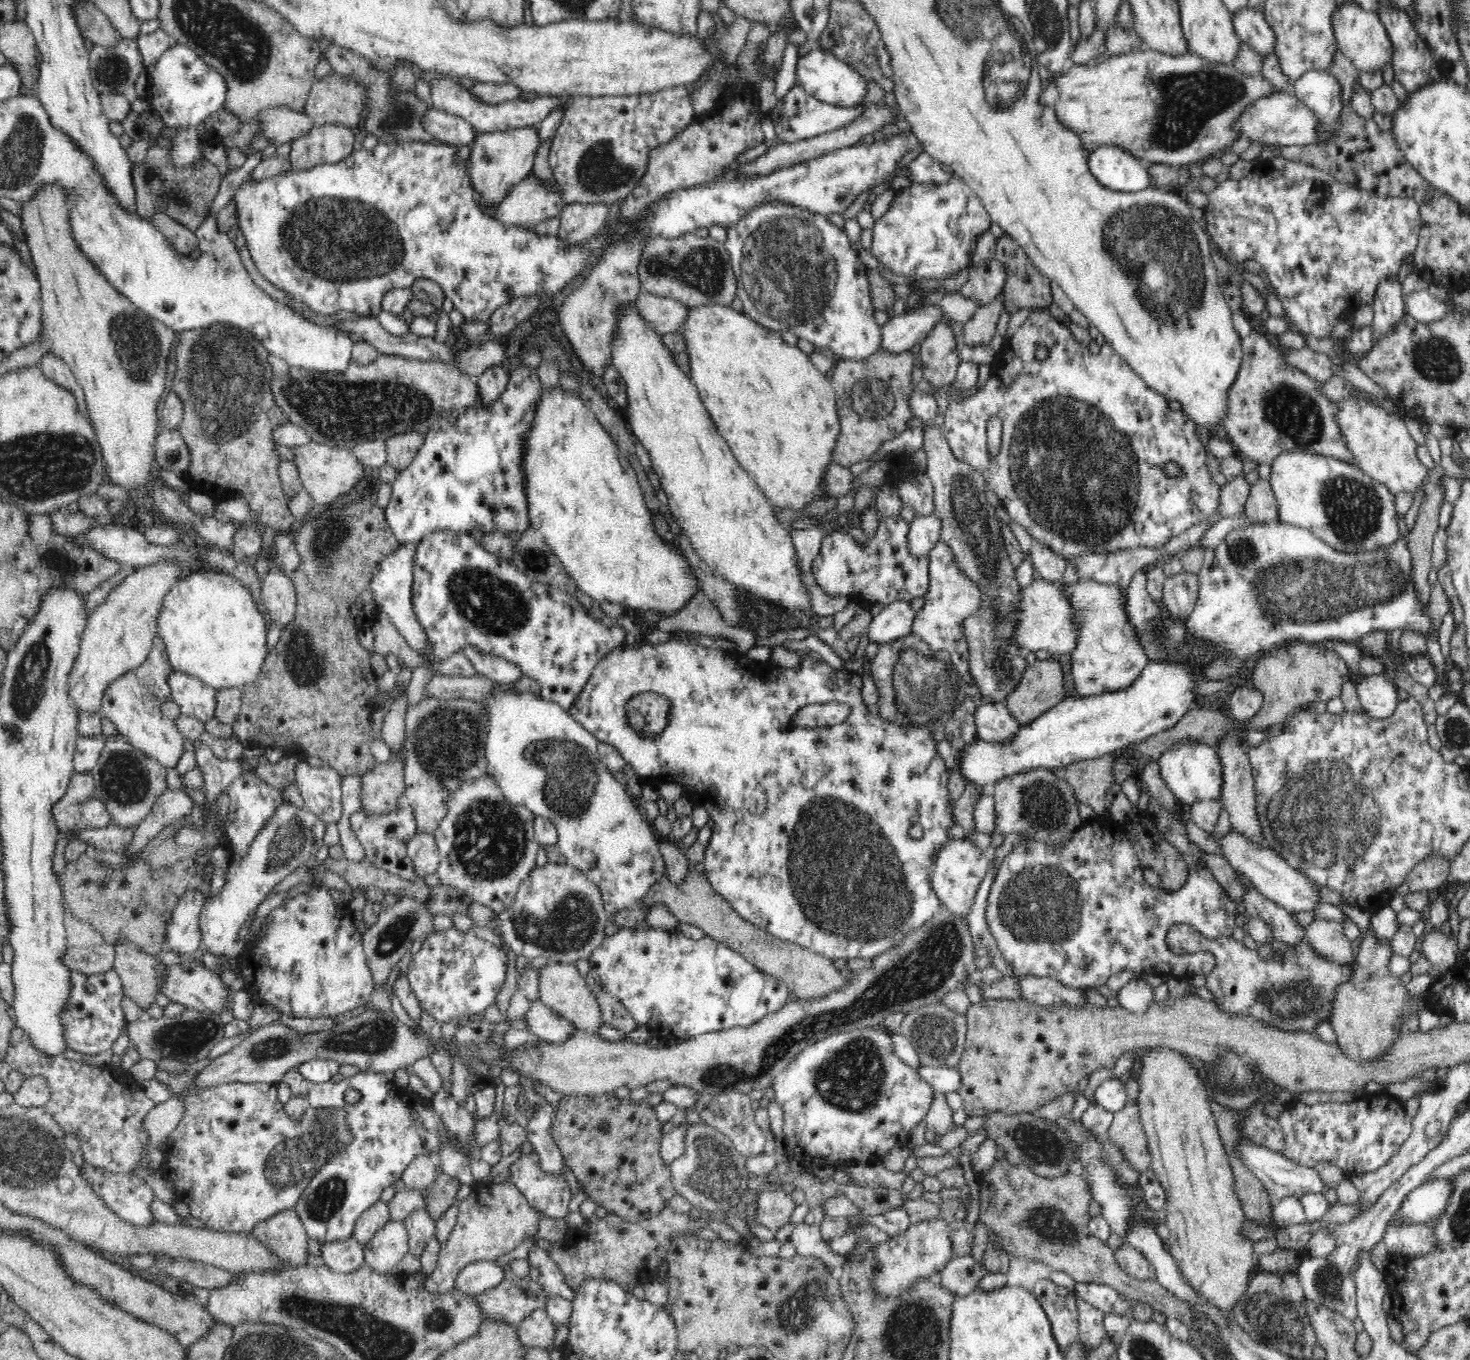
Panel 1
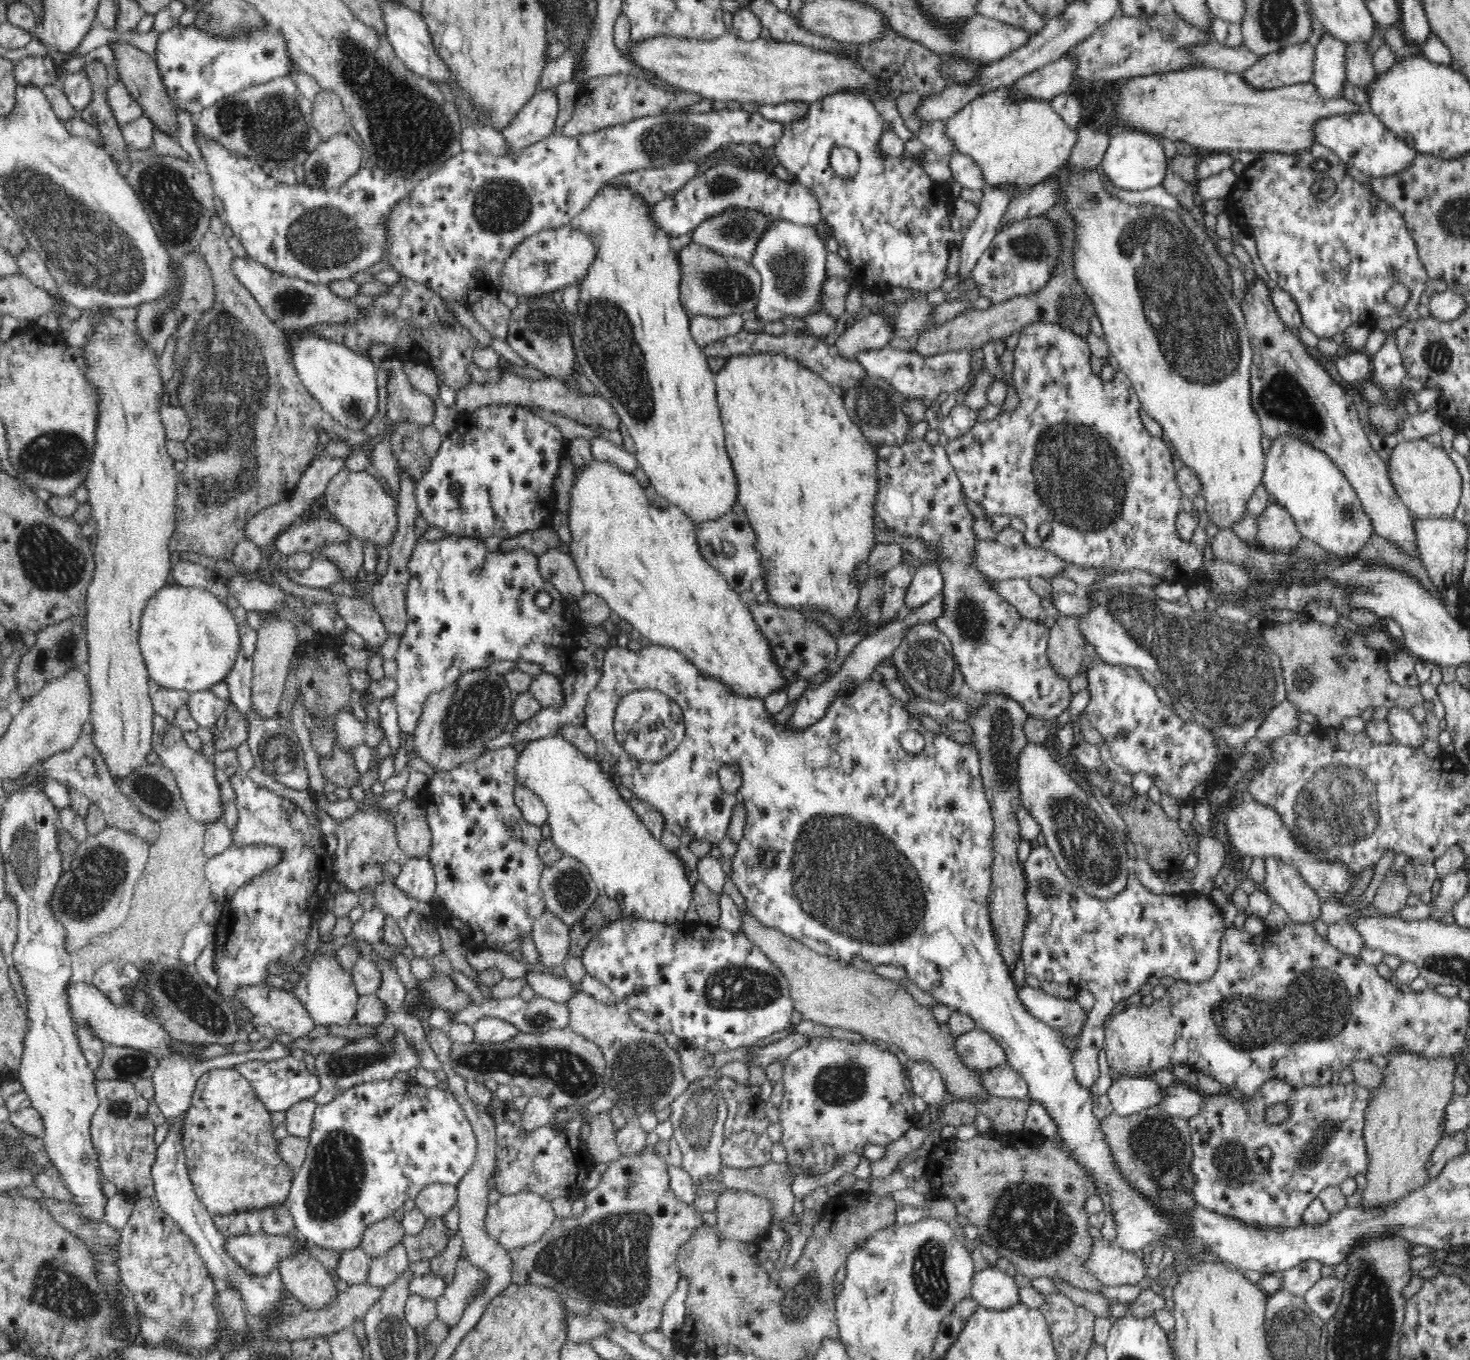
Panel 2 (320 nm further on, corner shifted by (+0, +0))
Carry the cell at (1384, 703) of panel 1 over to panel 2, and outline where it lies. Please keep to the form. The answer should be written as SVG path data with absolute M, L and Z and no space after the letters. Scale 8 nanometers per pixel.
M1388 709L1385 721L1389 725L1393 740L1396 743L1412 748L1420 748L1427 739L1425 736L1426 728L1414 720L1410 709Z

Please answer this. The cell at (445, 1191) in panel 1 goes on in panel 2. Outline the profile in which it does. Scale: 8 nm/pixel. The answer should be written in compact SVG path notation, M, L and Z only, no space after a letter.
M430 1217L420 1232L403 1236L401 1243L406 1248L410 1263L432 1260L446 1248L449 1236L445 1224L444 1217Z

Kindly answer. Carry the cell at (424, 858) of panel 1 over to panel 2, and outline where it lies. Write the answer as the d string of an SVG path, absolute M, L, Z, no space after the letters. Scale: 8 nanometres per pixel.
M427 855L410 858L401 866L395 885L406 895L429 903L436 888L436 875Z

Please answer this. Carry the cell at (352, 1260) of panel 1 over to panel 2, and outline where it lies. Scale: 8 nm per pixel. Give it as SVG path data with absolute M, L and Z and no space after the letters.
M361 1246L350 1250L343 1249L338 1256L337 1275L348 1286L366 1283L370 1263L371 1258Z

